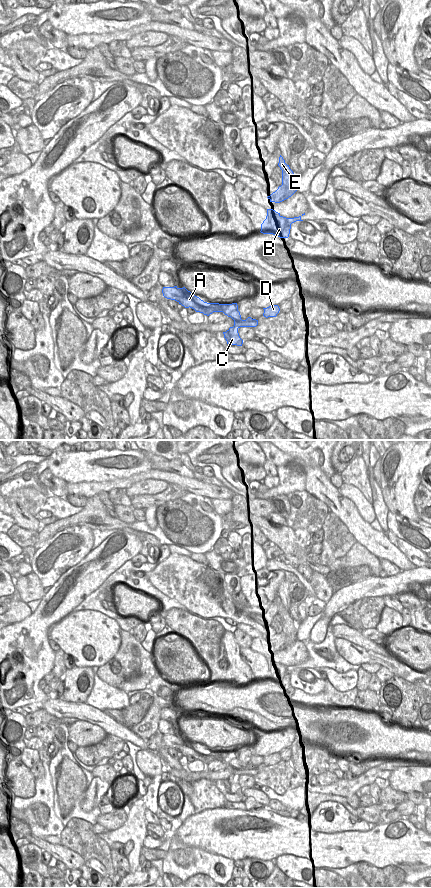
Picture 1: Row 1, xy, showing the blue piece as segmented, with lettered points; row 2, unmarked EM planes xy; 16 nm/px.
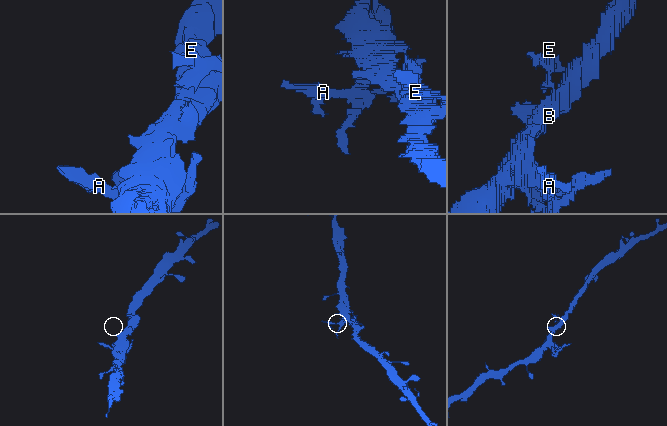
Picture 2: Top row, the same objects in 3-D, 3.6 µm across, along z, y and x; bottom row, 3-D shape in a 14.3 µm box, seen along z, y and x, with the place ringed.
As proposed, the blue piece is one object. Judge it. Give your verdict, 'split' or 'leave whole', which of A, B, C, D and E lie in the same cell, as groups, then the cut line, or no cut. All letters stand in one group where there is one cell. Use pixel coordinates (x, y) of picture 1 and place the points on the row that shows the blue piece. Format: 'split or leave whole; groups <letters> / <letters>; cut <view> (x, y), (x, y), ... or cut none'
leave whole; groups A B C D E; cut none

